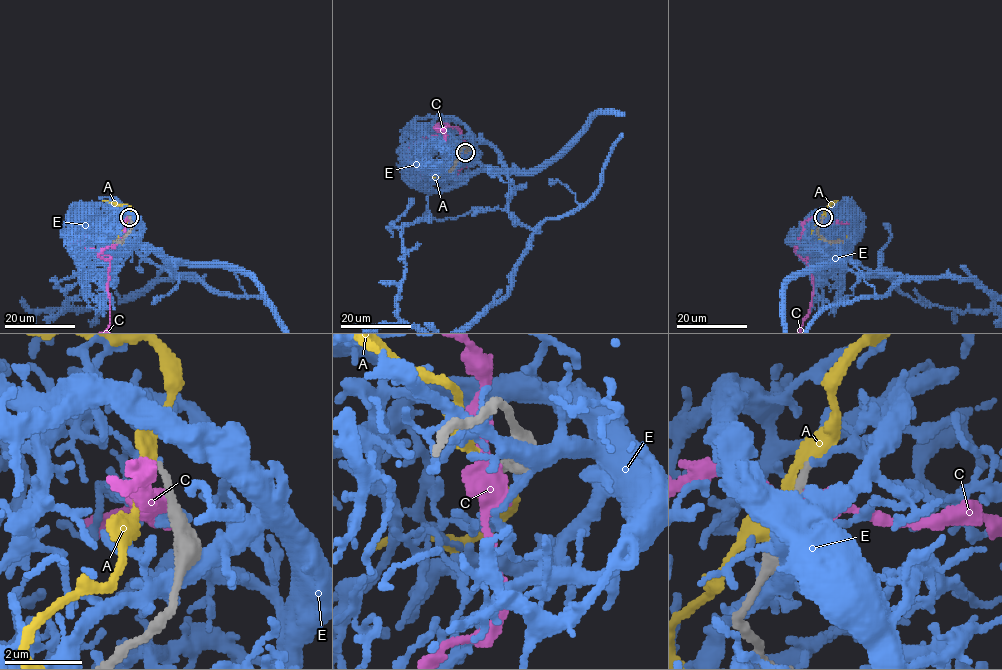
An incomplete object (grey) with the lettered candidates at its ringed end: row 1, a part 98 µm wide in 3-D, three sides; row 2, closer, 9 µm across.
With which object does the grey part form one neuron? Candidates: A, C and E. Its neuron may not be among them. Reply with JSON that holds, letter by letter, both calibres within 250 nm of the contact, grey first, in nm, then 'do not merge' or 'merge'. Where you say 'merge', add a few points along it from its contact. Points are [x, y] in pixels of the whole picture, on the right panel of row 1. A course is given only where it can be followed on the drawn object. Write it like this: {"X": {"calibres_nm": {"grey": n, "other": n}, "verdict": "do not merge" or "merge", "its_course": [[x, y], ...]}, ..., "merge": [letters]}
{"A": {"calibres_nm": {"grey": 180, "other": 320}, "verdict": "do not merge"}, "C": {"calibres_nm": {"grey": 380, "other": 480}, "verdict": "do not merge"}, "E": {"calibres_nm": {"grey": 180, "other": 170}, "verdict": "do not merge"}, "merge": []}

